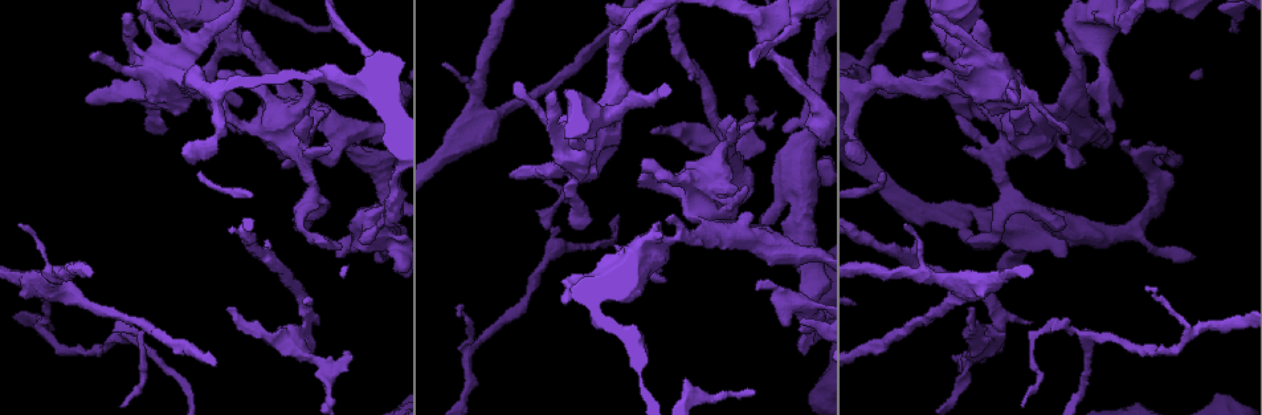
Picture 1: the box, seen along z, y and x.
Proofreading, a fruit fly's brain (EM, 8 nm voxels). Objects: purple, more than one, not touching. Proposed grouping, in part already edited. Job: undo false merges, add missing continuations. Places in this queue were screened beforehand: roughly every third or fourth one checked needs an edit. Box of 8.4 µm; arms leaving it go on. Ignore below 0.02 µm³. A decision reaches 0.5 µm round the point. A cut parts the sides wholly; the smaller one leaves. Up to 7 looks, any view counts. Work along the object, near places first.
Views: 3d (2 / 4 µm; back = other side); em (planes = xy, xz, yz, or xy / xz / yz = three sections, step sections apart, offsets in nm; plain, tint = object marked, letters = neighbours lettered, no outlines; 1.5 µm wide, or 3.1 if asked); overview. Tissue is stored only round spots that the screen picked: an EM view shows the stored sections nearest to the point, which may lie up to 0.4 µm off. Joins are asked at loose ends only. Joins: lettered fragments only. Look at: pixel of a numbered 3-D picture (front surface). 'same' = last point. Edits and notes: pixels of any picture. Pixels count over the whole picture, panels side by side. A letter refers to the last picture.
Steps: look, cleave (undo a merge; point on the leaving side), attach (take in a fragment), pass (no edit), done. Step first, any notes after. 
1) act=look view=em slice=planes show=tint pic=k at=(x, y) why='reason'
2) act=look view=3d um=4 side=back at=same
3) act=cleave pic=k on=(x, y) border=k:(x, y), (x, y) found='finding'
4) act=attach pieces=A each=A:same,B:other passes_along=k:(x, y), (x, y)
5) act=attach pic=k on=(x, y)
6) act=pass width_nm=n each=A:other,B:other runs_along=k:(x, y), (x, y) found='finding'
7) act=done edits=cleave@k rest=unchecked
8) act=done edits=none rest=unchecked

act=look view=em slice=planes show=plain pic=1 at=(1074, 98) why='four arms meet'

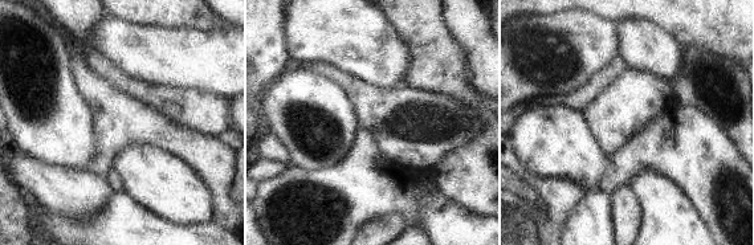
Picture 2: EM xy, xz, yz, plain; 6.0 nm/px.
act=look view=em slice=planes show=tint at=same why='where the object lies'

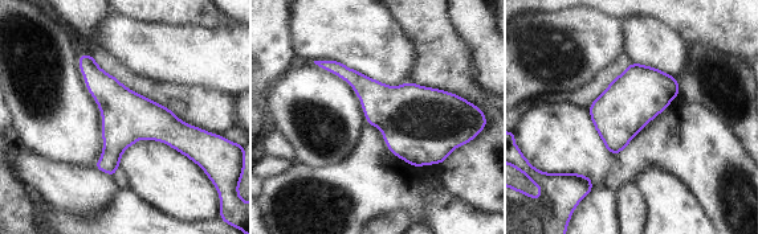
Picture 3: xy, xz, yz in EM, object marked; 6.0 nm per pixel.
act=look view=em slice=planes show=letters at=same why='what lies round it'

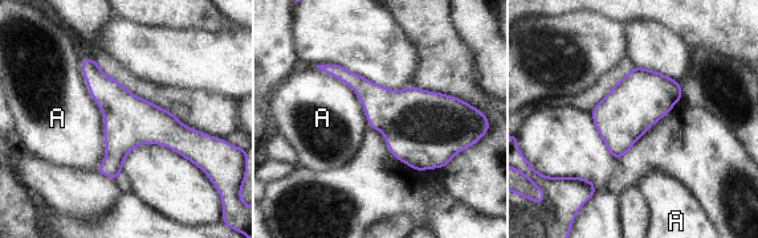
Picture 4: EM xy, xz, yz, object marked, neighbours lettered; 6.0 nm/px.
act=pass longest_contact=A:600nm each=A:other runs_along=4:(92, 89), (134, 120), (229, 150) found='one neuron here'

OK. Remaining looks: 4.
act=look view=3d um=2 pic=1 at=(339, 257) why='an open end'

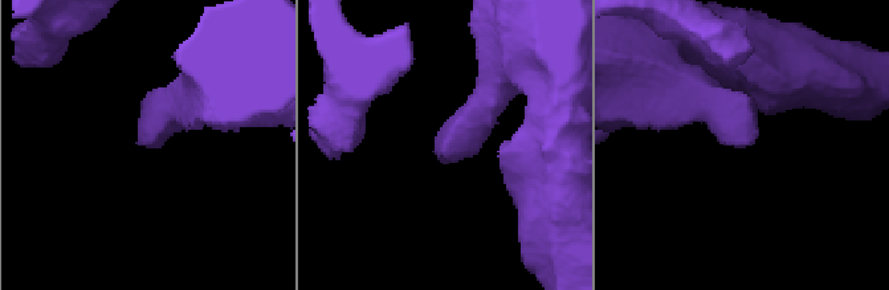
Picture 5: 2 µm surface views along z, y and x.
act=look view=em slice=planes show=tint pic=5 at=(750, 141)

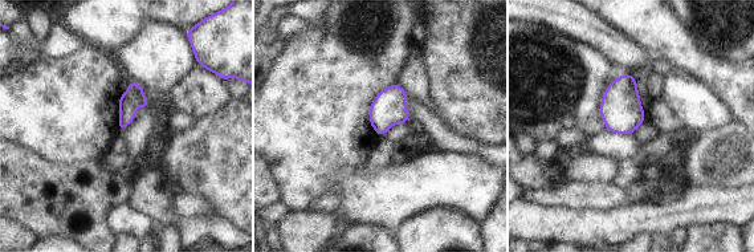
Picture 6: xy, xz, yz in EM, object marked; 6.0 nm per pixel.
act=look view=em slice=planes show=letters at=same

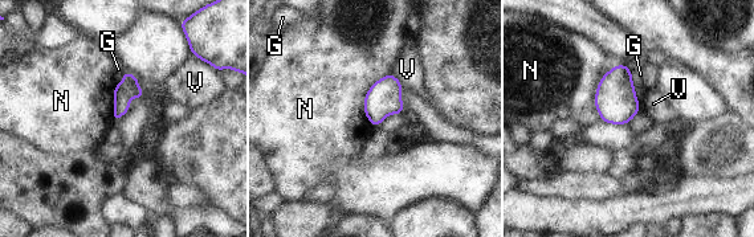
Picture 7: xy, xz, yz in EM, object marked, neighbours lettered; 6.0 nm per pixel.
act=pass longest_contact=N:360nm each=G:other,N:other,V:other found='none of them fits'

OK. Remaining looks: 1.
act=done edits=none rest=unchecked

